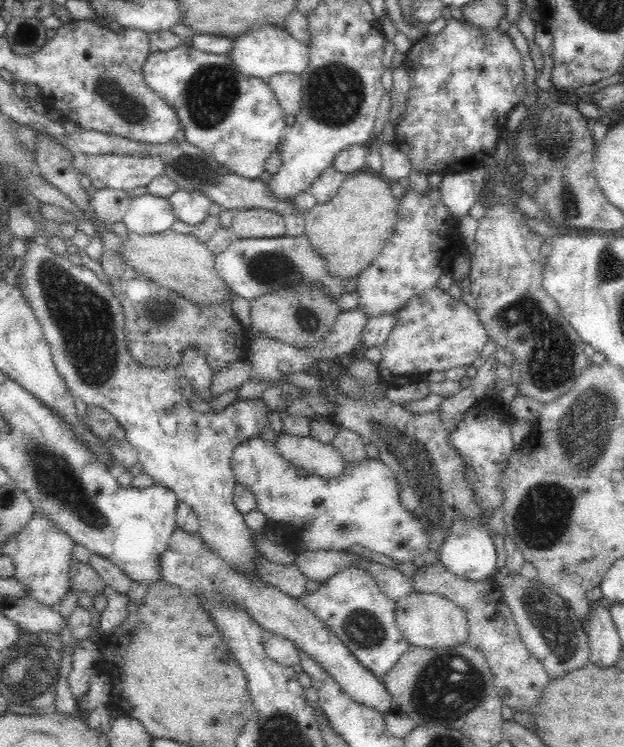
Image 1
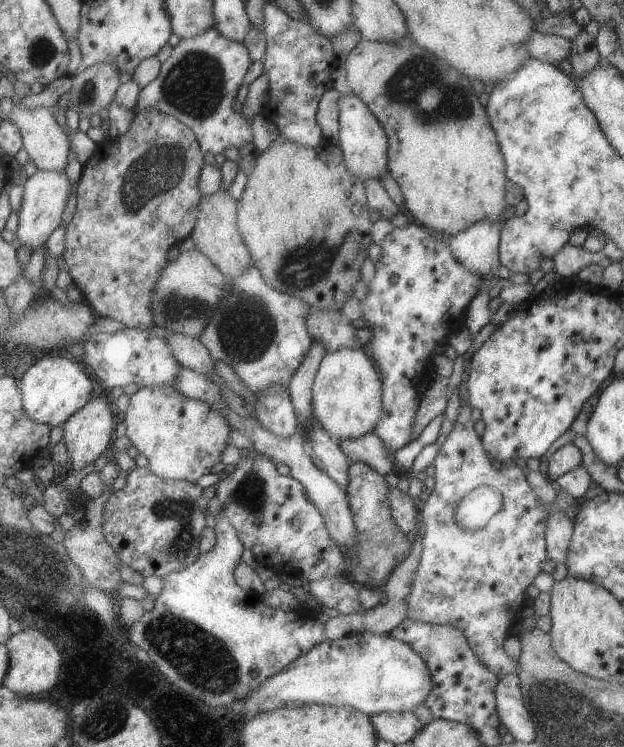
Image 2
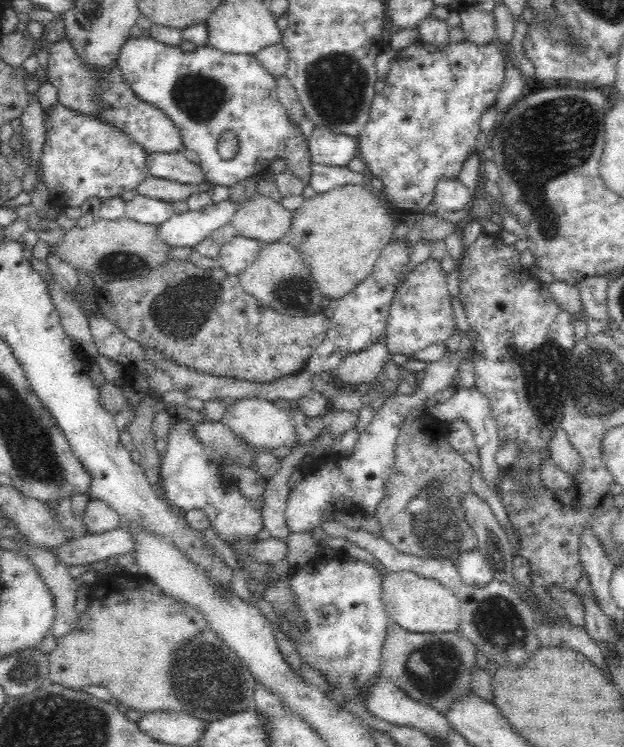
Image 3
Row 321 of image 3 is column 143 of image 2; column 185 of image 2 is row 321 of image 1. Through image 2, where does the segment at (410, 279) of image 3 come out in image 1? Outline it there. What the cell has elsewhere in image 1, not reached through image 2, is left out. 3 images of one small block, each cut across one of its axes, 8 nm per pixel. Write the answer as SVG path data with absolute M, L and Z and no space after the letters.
M438 286L414 296L396 314L398 322L388 342L382 346L384 358L378 362L380 380L388 388L426 382L426 376L434 370L446 372L450 368L472 366L480 362L482 348L486 342L490 342L488 332L478 318L478 312L470 310L462 300L454 300L448 296L448 292L438 290Z

